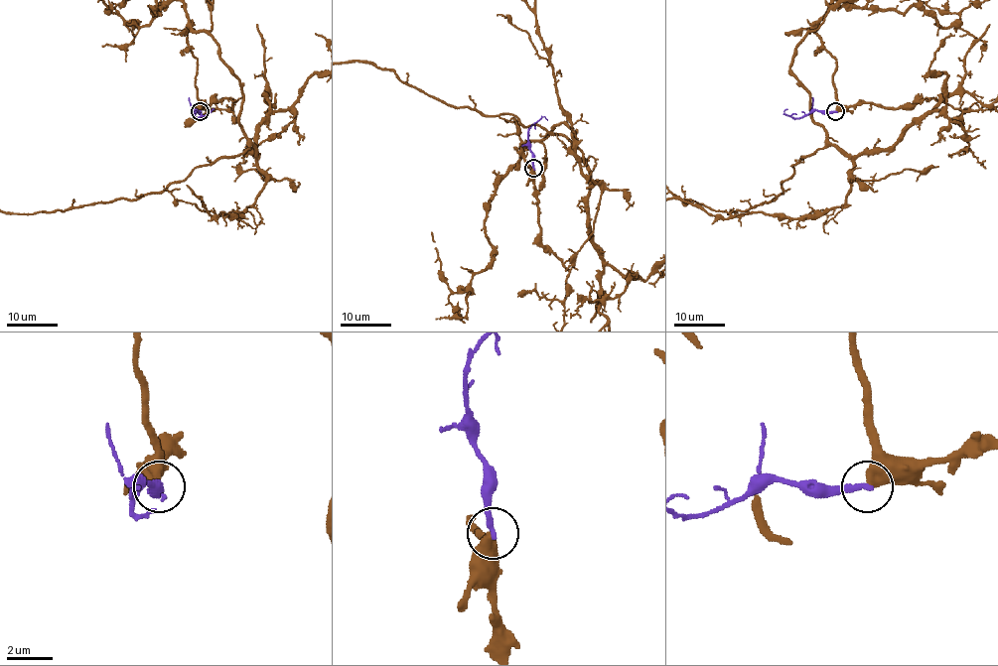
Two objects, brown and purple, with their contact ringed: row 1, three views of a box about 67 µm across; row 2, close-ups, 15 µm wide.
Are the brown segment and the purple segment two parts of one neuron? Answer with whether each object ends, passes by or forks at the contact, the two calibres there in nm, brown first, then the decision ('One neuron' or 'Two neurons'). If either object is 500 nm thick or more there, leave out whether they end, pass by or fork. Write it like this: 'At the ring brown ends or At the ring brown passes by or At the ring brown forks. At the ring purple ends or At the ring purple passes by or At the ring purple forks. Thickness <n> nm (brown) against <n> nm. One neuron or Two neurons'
Thickness 550 nm (brown) against 280 nm. Two neurons

